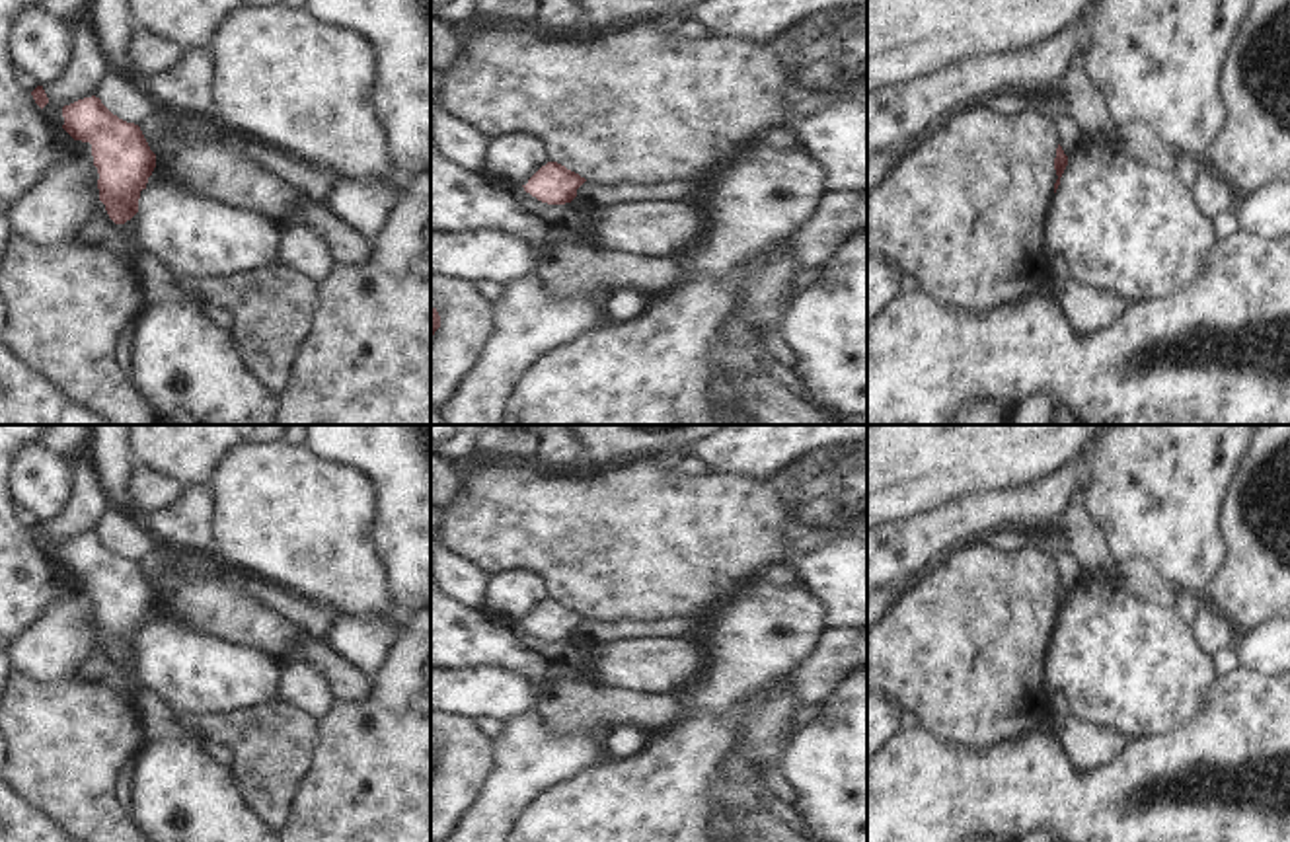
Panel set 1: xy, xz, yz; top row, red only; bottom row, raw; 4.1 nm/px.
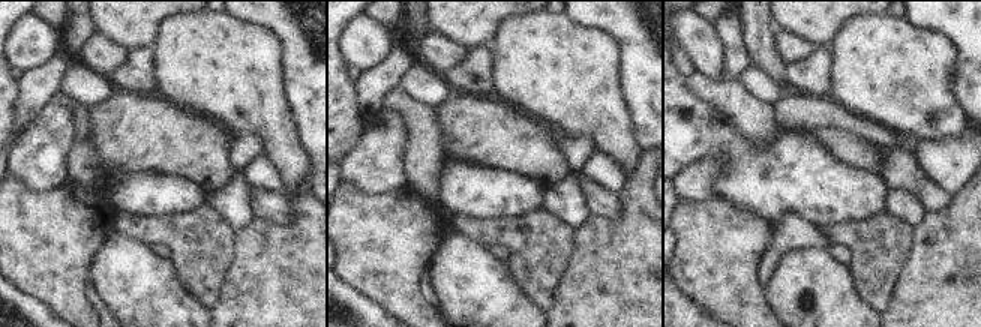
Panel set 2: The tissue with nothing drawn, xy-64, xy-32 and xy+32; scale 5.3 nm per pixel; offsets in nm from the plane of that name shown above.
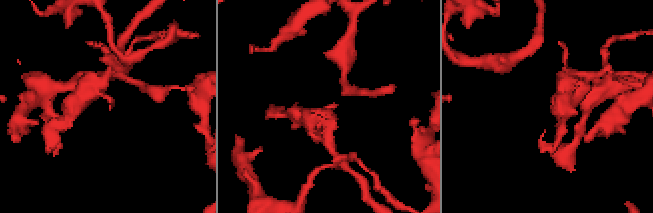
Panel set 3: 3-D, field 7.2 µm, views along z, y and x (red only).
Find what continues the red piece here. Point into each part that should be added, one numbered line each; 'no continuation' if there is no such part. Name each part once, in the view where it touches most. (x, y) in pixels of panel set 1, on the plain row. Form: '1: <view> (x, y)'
no continuation

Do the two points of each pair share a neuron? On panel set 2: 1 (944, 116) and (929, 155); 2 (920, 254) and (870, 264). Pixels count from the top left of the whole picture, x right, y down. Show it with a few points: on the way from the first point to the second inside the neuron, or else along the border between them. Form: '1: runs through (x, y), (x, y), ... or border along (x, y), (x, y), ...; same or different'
1: border along (965, 132), (956, 138), (917, 140), (914, 143); different
2: border along (912, 228), (909, 255), (900, 270), (894, 290); different

